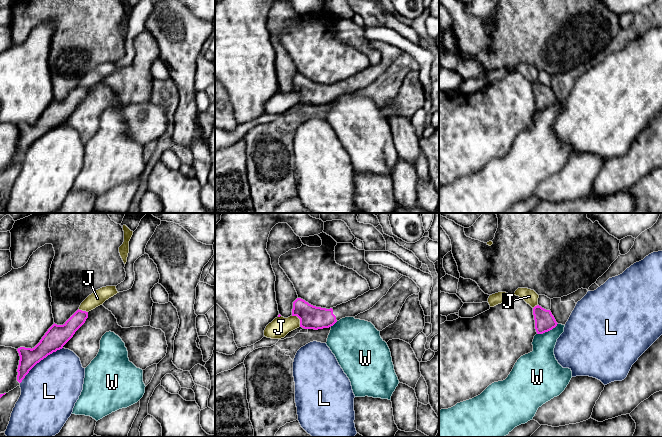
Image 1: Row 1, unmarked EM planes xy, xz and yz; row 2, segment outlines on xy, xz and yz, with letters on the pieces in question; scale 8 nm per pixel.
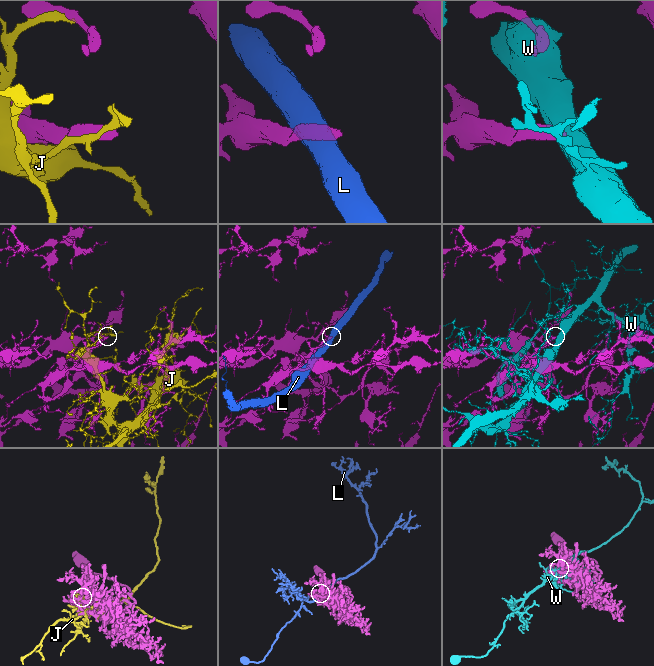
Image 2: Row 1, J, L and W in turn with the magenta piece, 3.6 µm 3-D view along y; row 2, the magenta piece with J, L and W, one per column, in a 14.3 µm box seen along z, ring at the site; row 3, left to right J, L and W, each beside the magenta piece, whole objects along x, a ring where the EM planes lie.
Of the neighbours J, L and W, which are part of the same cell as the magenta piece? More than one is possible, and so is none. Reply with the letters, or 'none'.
none

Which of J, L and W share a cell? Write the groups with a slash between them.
J / L / W

